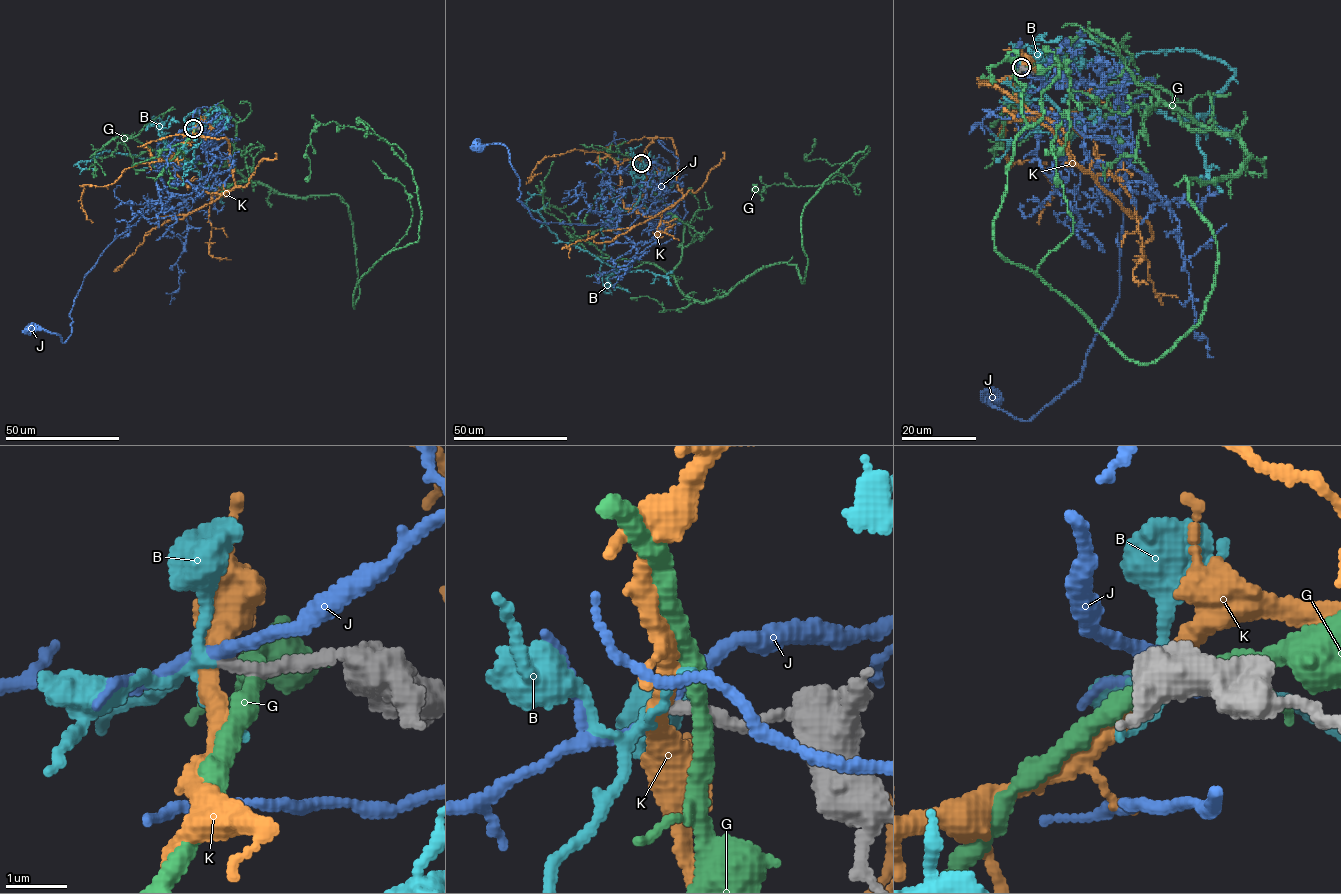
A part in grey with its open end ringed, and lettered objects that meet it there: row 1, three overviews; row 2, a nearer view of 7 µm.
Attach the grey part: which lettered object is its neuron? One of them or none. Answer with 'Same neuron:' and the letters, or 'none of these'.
Same neuron: B

